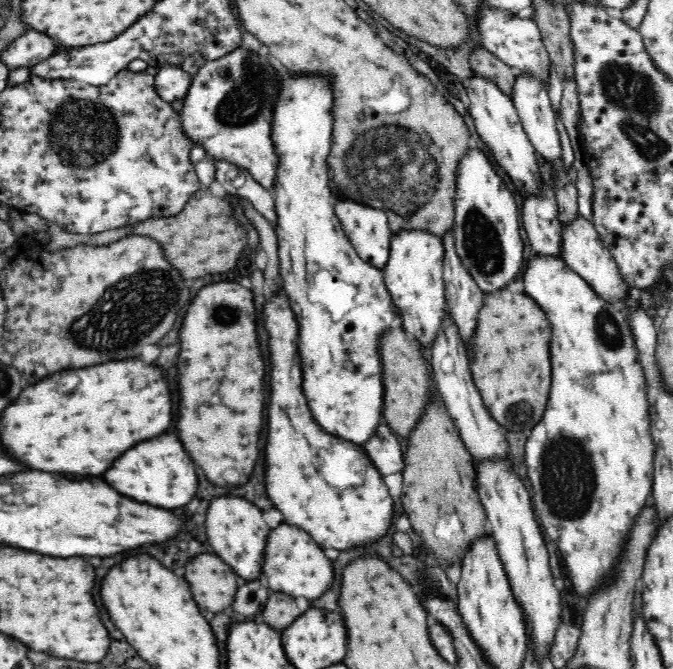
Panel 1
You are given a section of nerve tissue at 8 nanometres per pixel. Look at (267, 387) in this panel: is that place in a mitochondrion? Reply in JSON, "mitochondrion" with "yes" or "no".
{"mitochondrion":"no"}

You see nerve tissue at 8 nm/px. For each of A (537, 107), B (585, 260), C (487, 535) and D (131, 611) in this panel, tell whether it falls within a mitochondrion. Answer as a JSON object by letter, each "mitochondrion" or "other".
{"A":"other","B":"other","C":"other","D":"other"}

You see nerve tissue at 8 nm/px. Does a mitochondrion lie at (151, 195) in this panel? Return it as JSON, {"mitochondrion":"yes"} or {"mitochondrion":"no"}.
{"mitochondrion":"no"}

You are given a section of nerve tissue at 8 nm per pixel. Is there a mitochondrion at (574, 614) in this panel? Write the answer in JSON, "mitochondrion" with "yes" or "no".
{"mitochondrion":"no"}

